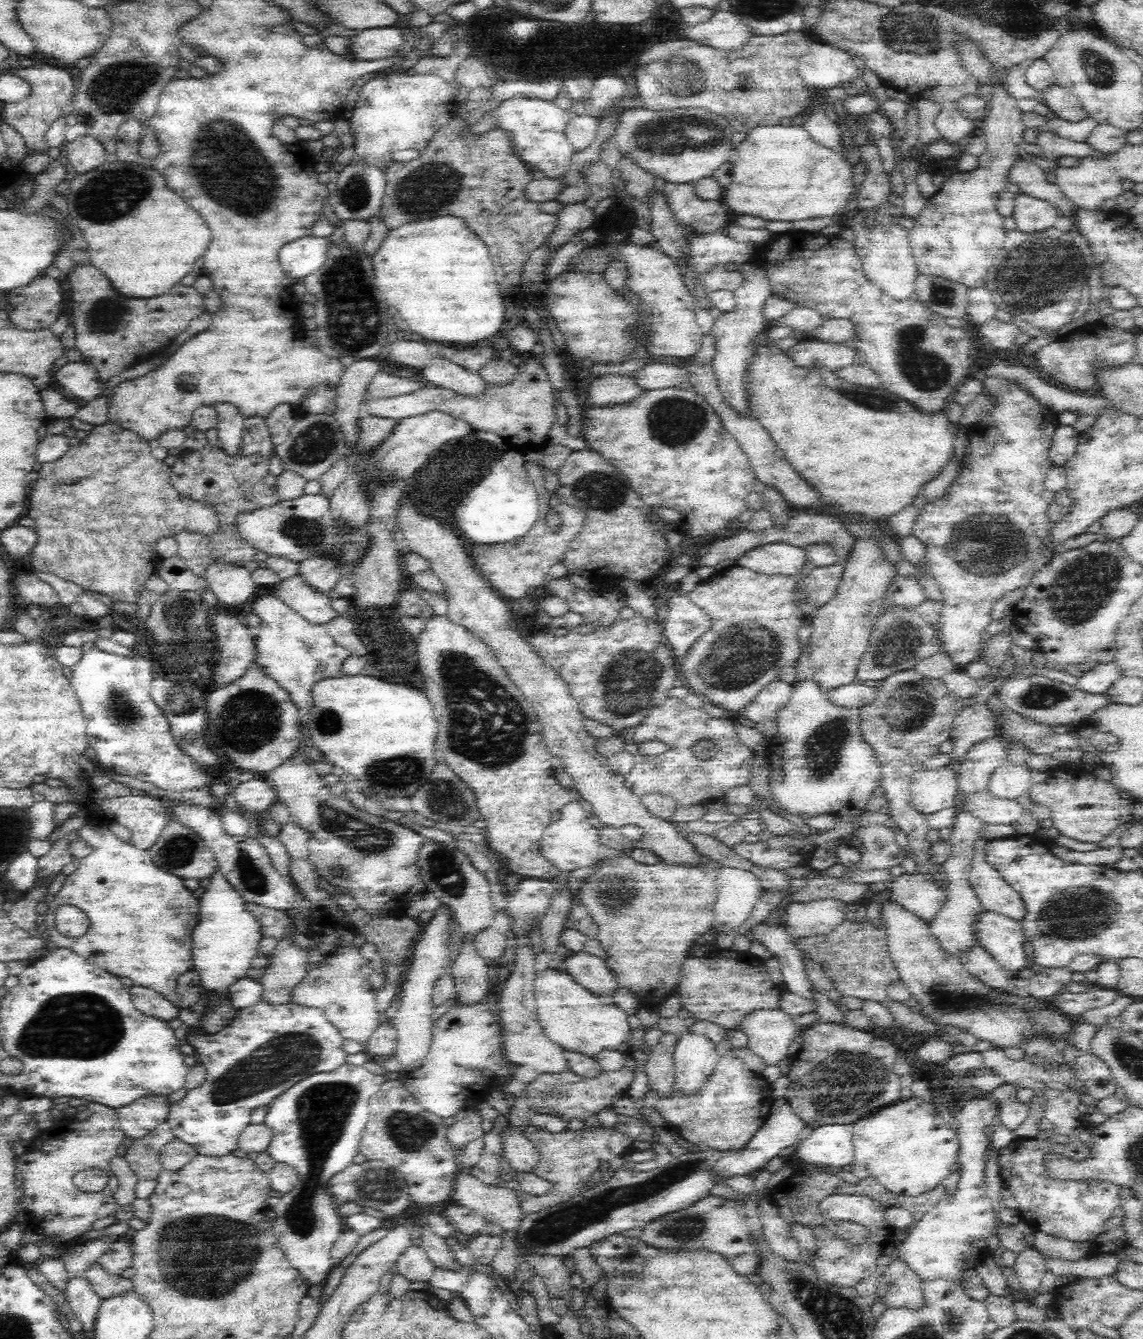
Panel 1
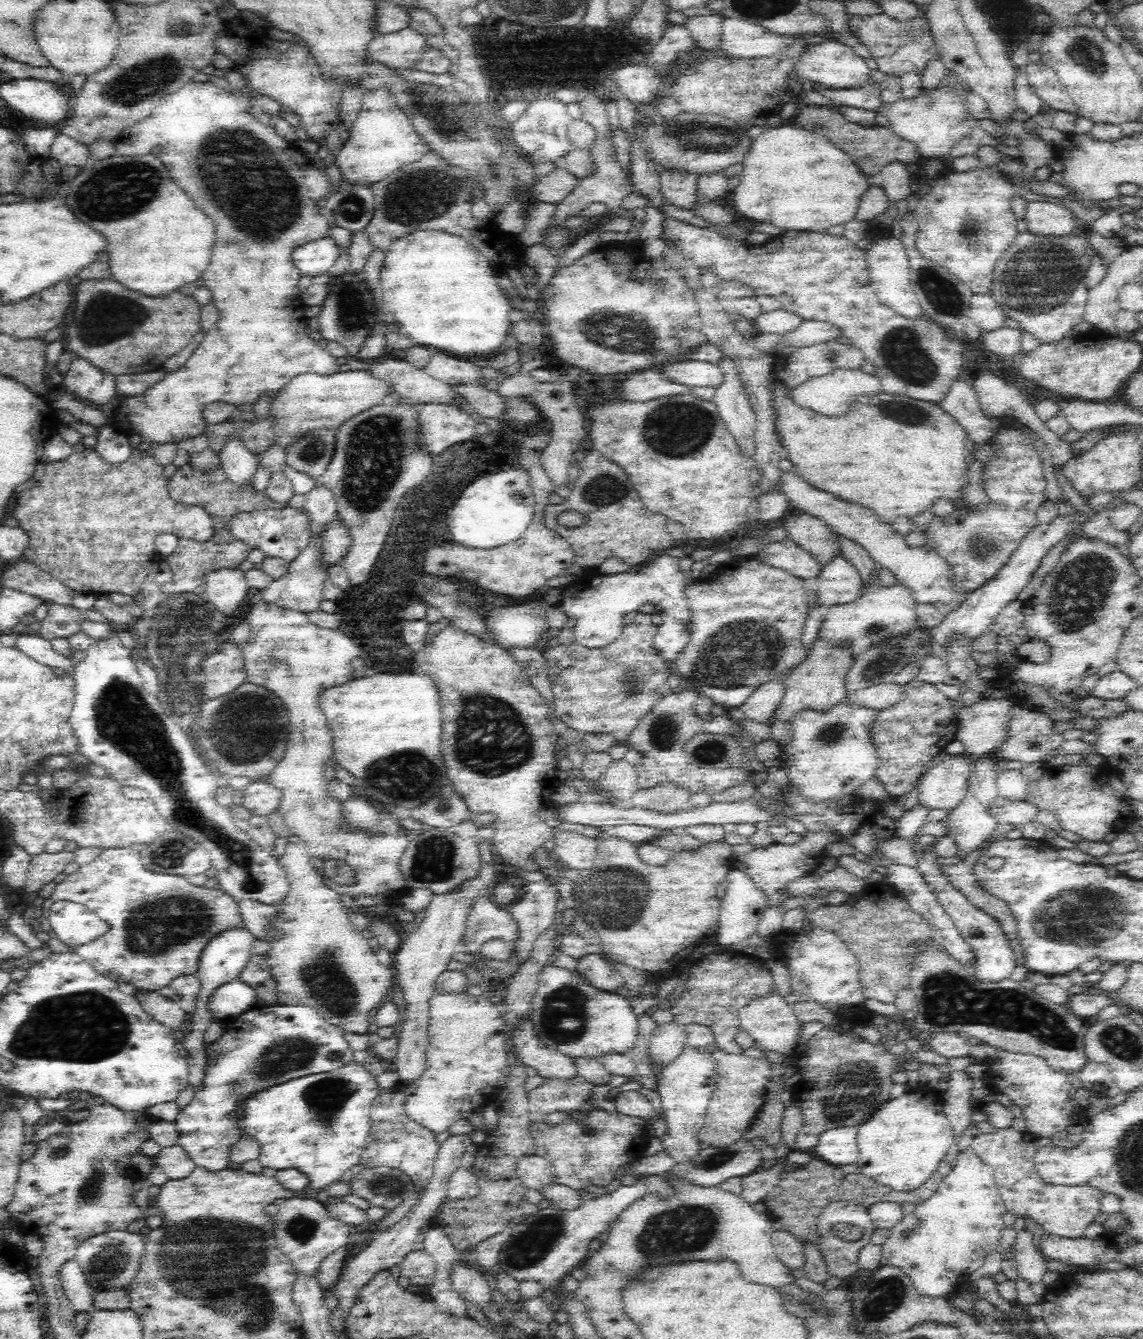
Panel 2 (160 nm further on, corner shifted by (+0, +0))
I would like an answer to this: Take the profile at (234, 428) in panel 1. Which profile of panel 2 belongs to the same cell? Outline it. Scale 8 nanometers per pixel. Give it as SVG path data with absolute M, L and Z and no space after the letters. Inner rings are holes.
M230 439L219 454L220 468L226 479L236 487L252 485L259 467L259 459L240 443L240 439Z

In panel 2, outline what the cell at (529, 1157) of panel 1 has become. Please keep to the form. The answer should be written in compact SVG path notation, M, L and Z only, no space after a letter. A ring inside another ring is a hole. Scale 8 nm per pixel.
M522 1157L517 1162L517 1173L522 1180L522 1184L538 1198L540 1192L554 1183L552 1167L550 1161L544 1157Z

